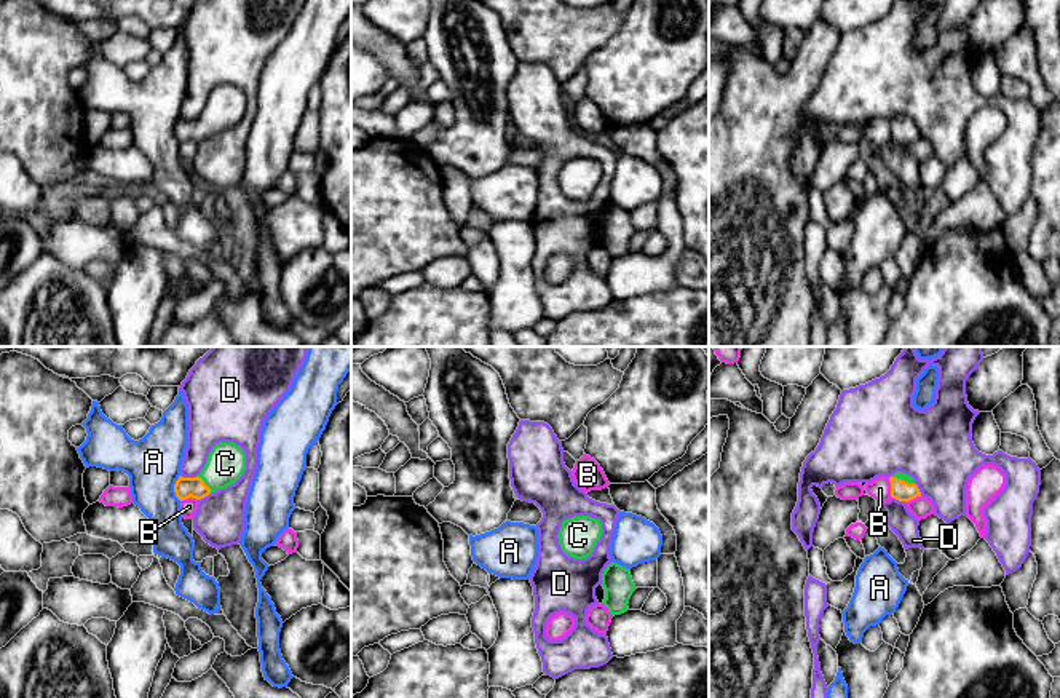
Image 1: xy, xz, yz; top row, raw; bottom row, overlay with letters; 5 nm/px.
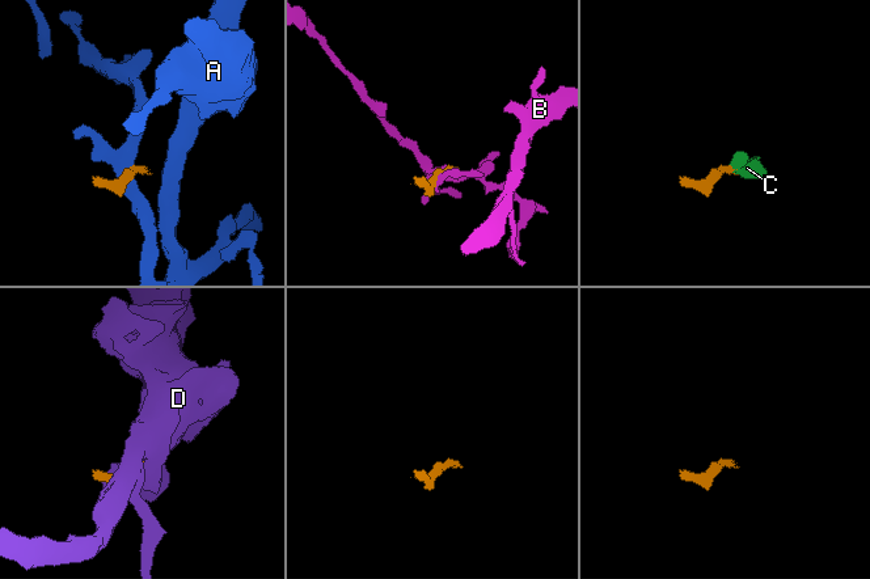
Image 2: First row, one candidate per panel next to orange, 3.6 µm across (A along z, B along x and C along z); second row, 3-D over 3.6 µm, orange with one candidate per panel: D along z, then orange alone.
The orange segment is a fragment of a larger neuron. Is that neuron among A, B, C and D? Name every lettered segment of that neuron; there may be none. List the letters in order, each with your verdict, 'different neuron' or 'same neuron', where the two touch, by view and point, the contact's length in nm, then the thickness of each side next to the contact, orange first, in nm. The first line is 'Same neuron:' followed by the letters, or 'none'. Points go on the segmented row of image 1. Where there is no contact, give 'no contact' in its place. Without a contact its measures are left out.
Same neuron: C
A: different neuron; contact xy (174, 487); length 140 nm; calibres 110 and 280 nm
B: different neuron; contact yz (891, 487); length 110 nm; calibres 100 and 110 nm
C: same neuron; contact xy (205, 484); length 120 nm; calibres 110 and 200 nm
D: different neuron; contact xy (189, 478); length 90 nm; calibres 110 and 240 nm

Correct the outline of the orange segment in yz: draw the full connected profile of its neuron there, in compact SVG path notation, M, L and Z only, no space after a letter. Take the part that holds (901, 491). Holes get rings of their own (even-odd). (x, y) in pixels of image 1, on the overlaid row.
M894 473L889 478L891 482L891 497L899 502L910 502L916 497L921 497L921 492L918 486L915 484L915 479L905 473Z

